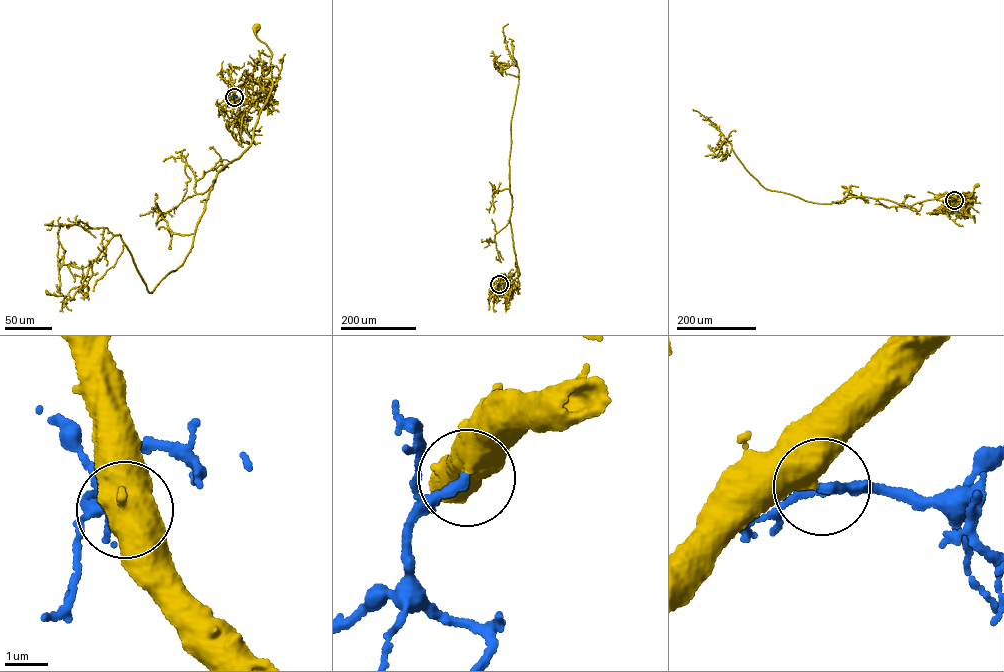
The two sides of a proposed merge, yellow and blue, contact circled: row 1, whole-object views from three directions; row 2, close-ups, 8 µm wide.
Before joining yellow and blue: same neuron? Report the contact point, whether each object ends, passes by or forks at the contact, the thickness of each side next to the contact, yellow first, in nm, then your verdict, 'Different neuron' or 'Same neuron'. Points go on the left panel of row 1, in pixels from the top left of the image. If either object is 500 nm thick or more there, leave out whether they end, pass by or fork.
Place: (234, 97). Thickness 700 nm (yellow) against 220 nm. Same neuron

